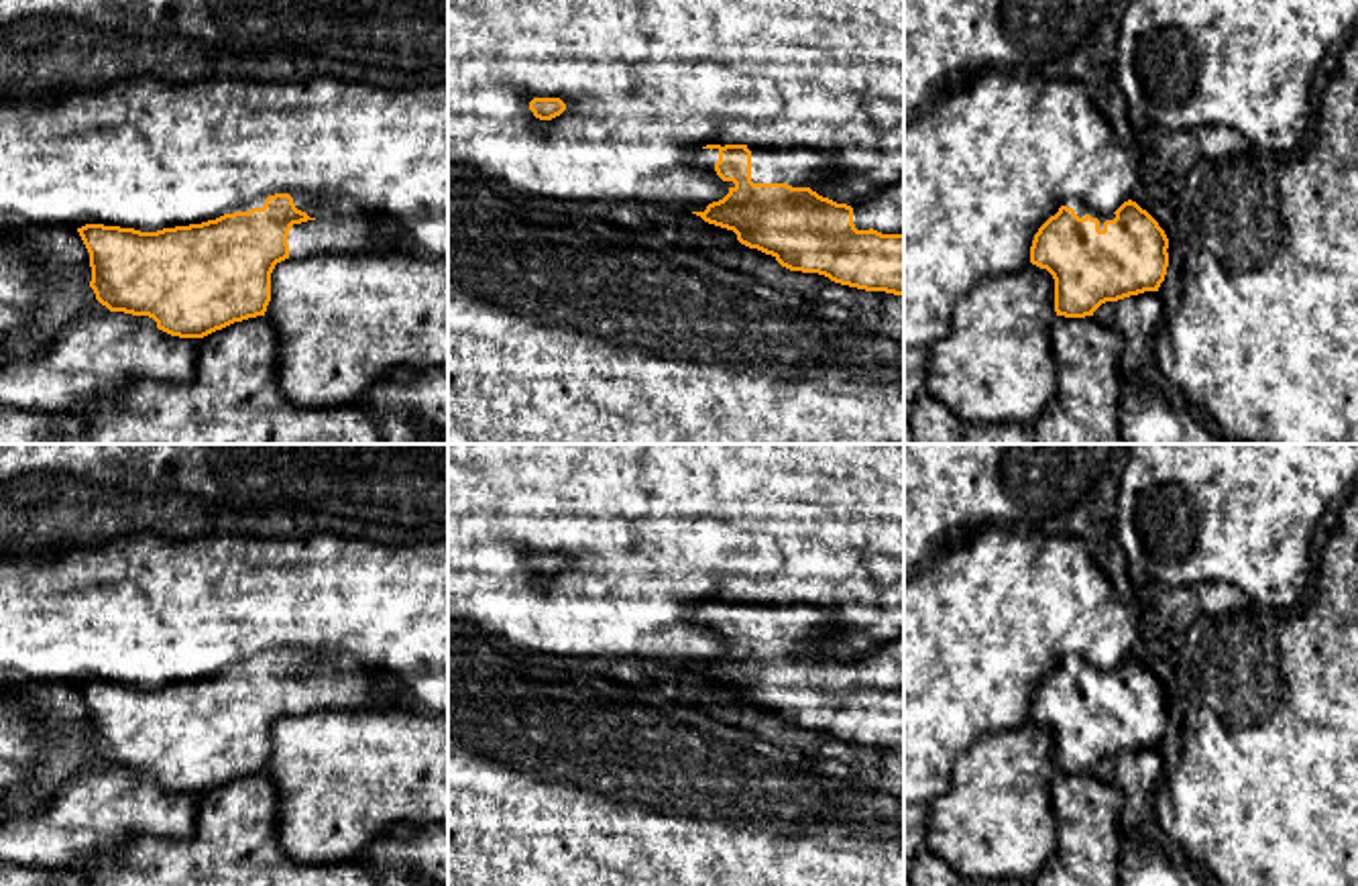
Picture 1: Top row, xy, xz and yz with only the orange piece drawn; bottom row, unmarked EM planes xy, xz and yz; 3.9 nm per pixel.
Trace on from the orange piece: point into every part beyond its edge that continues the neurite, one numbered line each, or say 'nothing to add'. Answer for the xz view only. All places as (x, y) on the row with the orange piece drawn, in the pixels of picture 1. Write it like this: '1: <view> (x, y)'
1: xz (799, 168)

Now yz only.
1: yz (1080, 208)

